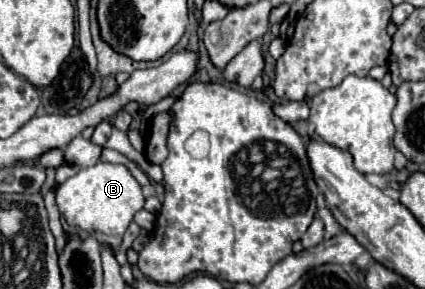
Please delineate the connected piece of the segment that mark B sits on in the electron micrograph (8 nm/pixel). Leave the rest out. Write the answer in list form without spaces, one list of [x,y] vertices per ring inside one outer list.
[[[97,162],[89,168],[81,168],[57,188],[55,196],[63,228],[69,228],[69,232],[81,232],[81,236],[97,236],[99,242],[105,242],[111,248],[121,244],[135,212],[139,212],[145,204],[141,184],[133,178],[129,168],[125,164],[111,162]]]

